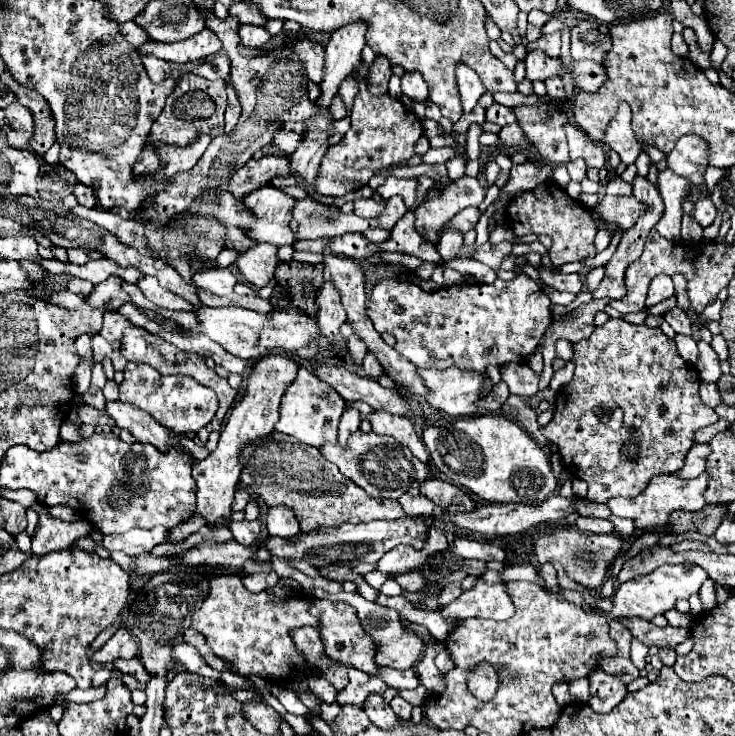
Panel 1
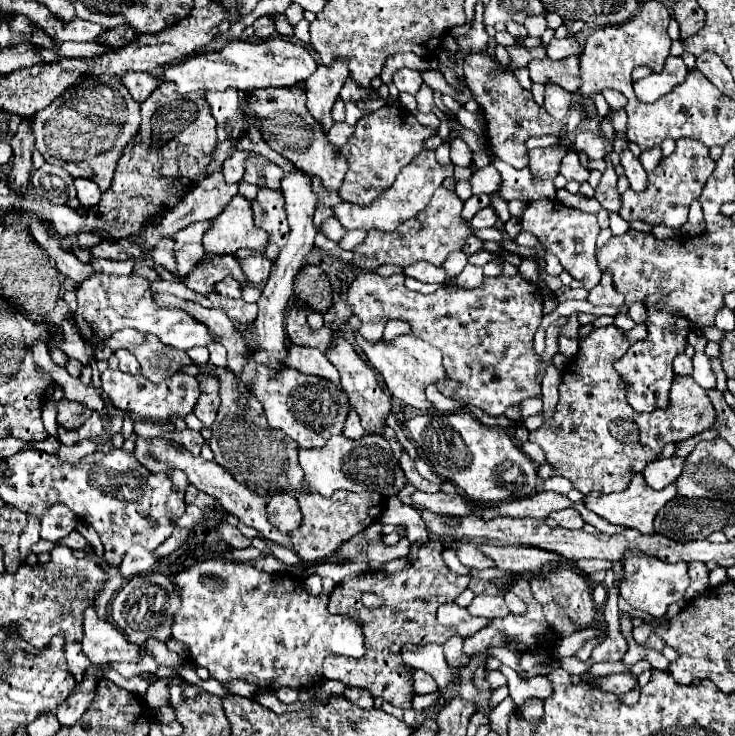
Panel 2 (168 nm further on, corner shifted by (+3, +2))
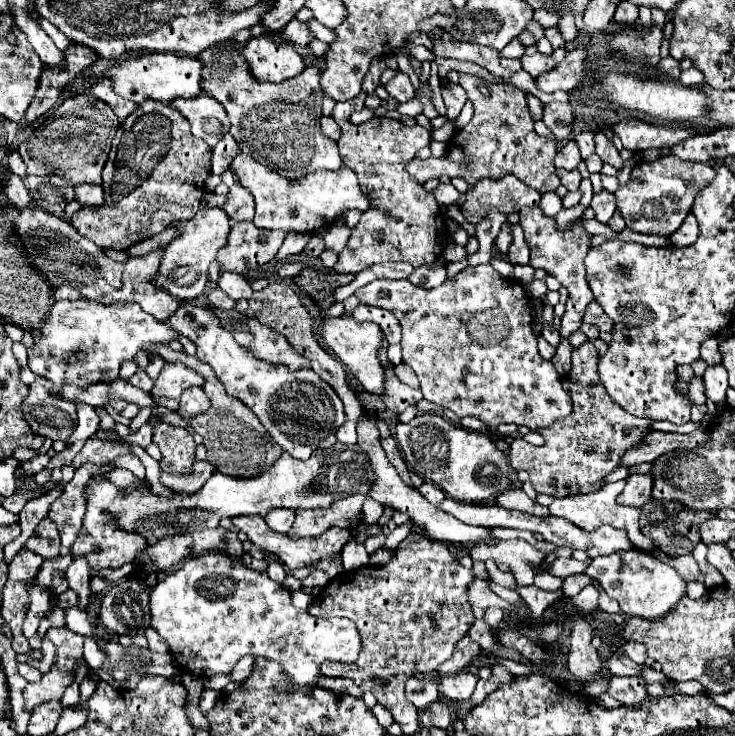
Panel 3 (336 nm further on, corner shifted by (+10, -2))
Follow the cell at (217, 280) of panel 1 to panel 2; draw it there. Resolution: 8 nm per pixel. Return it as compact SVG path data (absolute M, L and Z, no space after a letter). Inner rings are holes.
M227 276L217 284L217 292L221 296L229 296L229 298L241 298L241 288L243 288L243 284L237 282L233 276Z

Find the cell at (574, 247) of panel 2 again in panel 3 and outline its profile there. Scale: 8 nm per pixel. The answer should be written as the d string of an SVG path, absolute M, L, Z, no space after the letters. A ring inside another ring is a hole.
M524 208L518 214L520 214L520 226L524 230L524 238L530 246L530 266L544 268L548 274L556 276L570 294L568 302L566 302L566 312L562 316L562 330L560 330L560 336L568 338L572 332L576 332L582 326L584 310L586 310L588 302L592 302L592 290L588 288L586 270L584 270L584 258L590 250L590 234L584 230L582 220L572 222L570 228L566 228L566 230L558 230L556 220L546 216L540 208L536 208L536 210Z

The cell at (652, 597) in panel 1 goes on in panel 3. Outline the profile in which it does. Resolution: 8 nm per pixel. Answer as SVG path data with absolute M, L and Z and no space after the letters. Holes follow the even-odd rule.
M638 548L594 558L586 572L598 578L606 594L620 604L620 610L626 616L658 620L664 614L668 614L668 610L672 610L676 602L686 594L686 582L678 576L678 572L672 566L668 566L666 562L660 562L658 558Z

